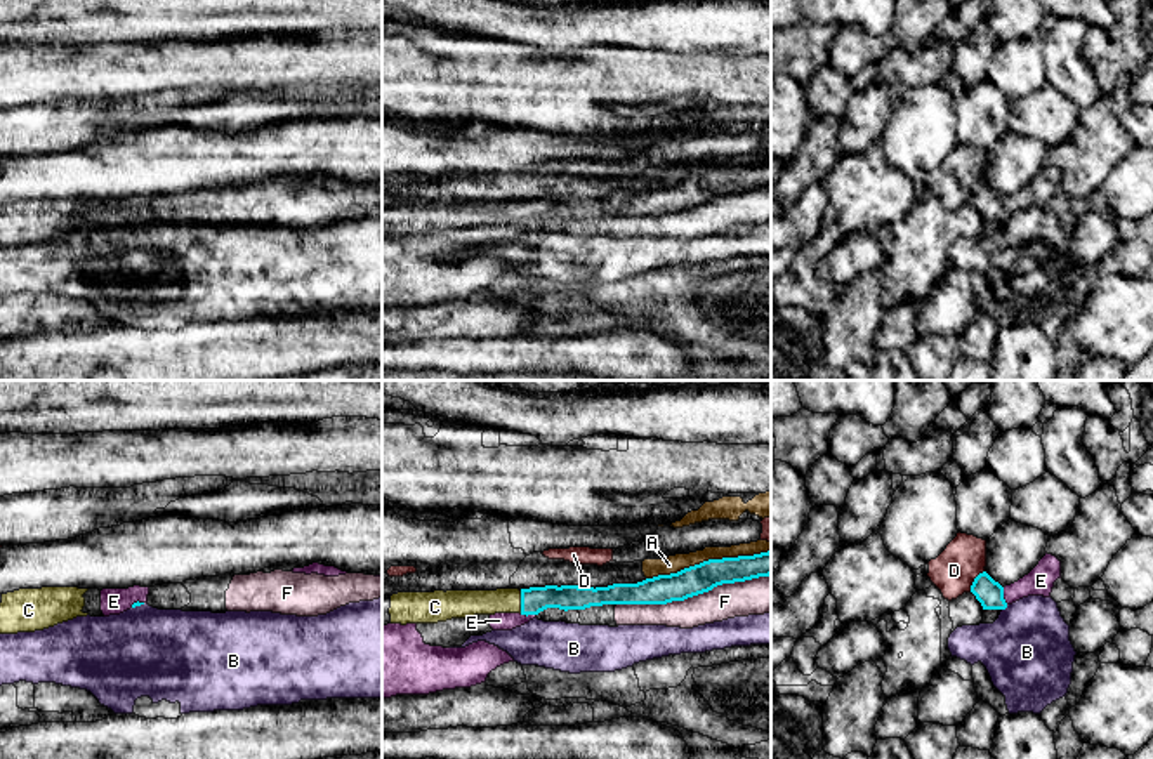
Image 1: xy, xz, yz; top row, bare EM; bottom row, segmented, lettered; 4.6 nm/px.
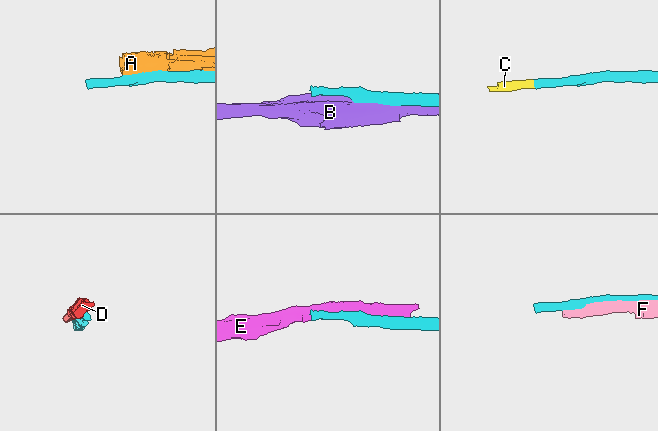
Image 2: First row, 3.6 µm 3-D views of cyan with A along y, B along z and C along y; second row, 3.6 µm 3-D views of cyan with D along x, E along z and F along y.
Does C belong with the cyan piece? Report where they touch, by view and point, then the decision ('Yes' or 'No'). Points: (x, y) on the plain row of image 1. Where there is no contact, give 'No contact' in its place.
Touches cyan at xz (521, 212). Yes

